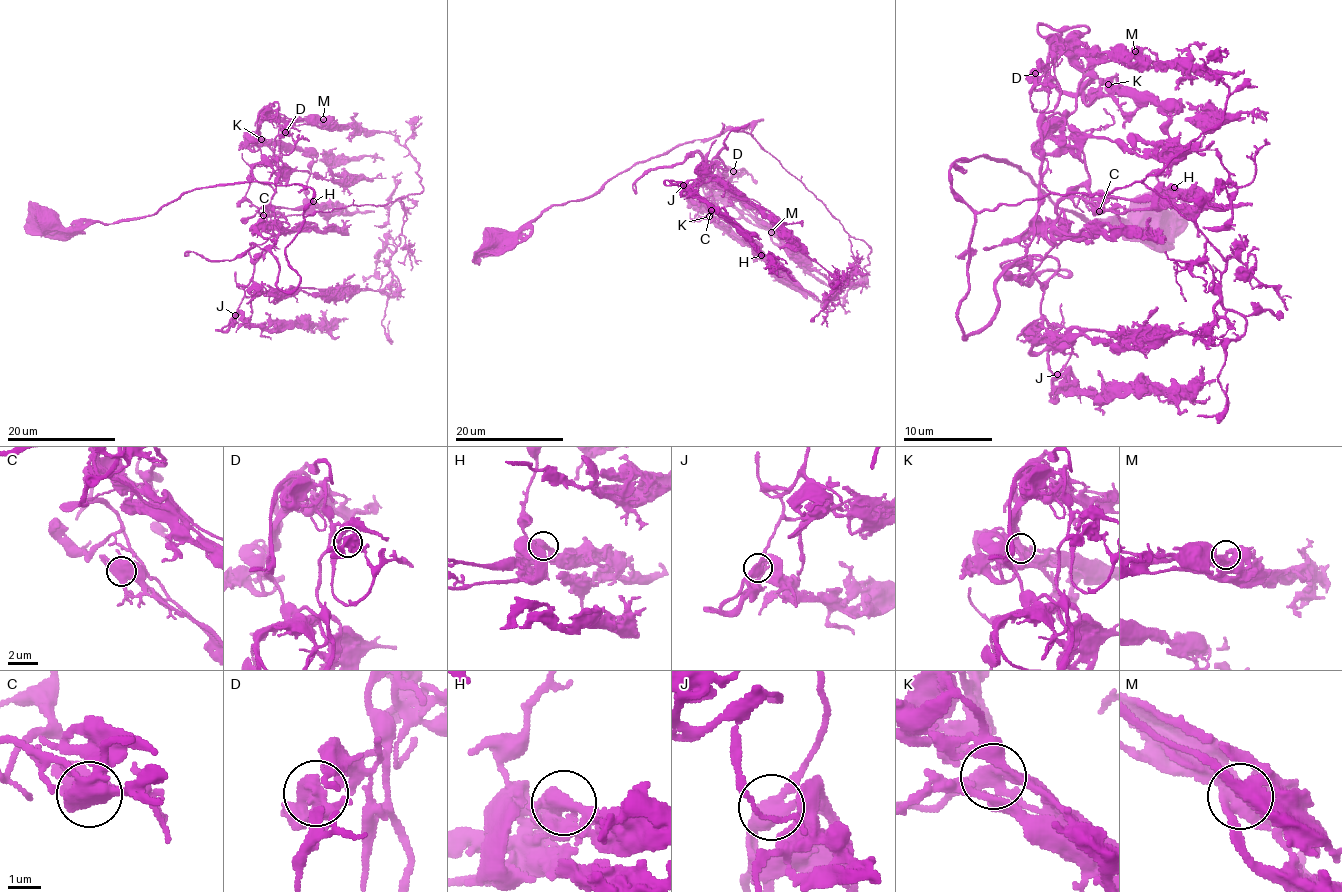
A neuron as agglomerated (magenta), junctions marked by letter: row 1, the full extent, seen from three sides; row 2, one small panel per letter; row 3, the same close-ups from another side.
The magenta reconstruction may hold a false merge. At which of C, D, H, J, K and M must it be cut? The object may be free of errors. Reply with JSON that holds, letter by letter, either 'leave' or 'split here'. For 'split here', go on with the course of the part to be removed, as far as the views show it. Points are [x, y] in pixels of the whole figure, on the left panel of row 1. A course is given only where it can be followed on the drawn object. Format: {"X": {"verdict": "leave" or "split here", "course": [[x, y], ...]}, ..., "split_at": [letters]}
{"C": {"verdict": "leave"}, "D": {"verdict": "leave"}, "H": {"verdict": "leave"}, "J": {"verdict": "leave"}, "K": {"verdict": "leave"}, "M": {"verdict": "leave"}, "split_at": []}

